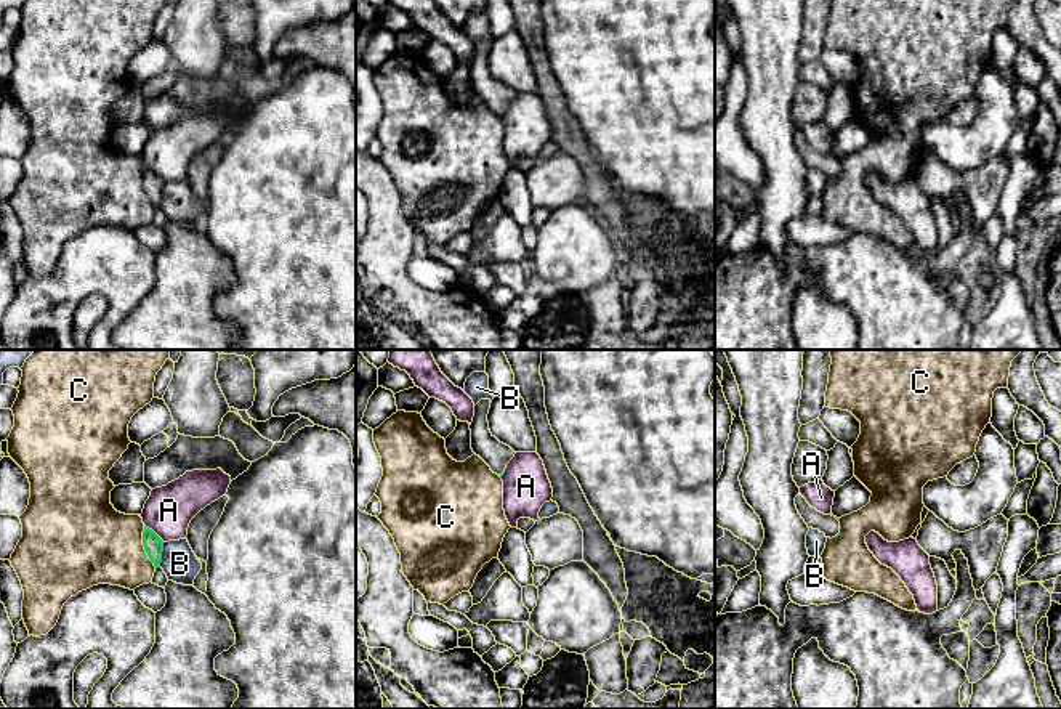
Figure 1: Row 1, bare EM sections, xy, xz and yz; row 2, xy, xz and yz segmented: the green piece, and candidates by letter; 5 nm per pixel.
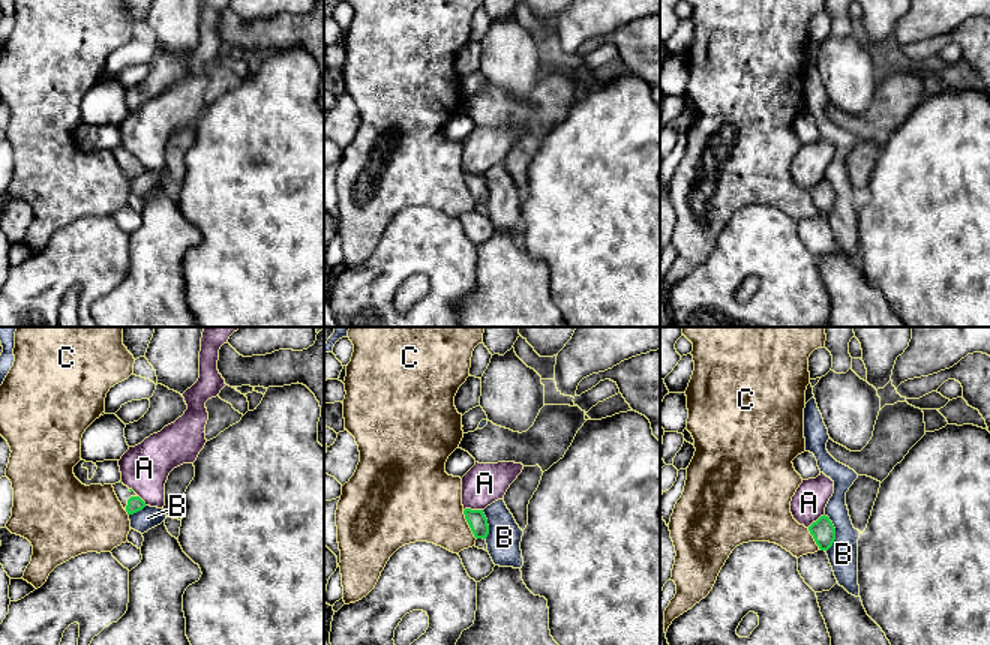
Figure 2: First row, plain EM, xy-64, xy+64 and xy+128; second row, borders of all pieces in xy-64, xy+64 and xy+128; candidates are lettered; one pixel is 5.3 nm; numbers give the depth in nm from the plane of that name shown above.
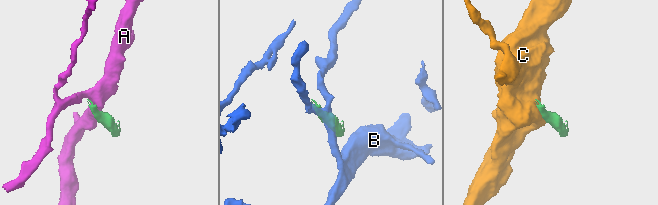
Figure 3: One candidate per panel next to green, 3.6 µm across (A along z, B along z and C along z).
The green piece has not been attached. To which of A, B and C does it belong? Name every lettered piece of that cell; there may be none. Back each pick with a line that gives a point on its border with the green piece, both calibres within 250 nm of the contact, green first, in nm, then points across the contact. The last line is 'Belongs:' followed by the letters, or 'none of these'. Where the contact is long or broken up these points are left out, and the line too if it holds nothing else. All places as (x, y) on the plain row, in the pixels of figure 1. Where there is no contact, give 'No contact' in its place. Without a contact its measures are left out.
Belongs: none of these

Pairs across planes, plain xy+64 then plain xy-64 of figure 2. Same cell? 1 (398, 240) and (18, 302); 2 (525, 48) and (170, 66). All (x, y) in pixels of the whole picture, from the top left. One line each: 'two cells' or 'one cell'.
1: one cell
2: two cells

